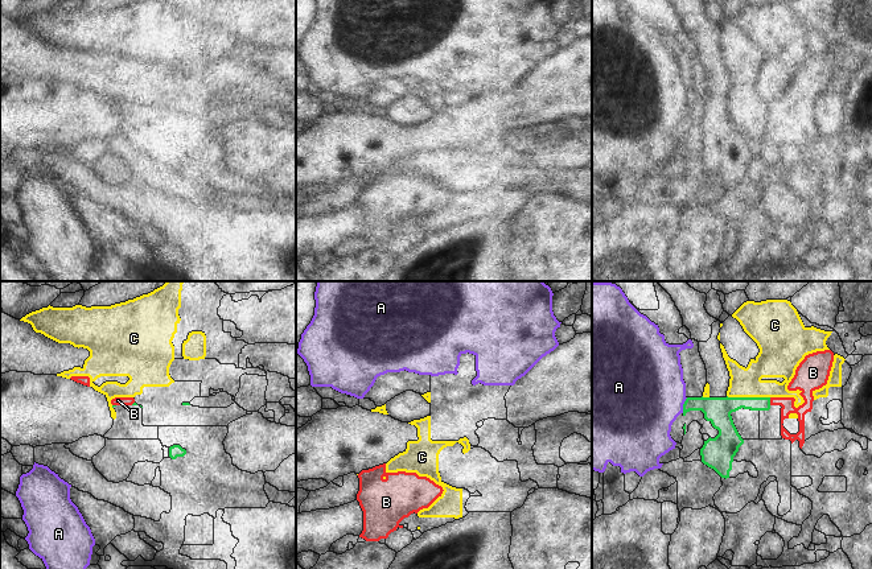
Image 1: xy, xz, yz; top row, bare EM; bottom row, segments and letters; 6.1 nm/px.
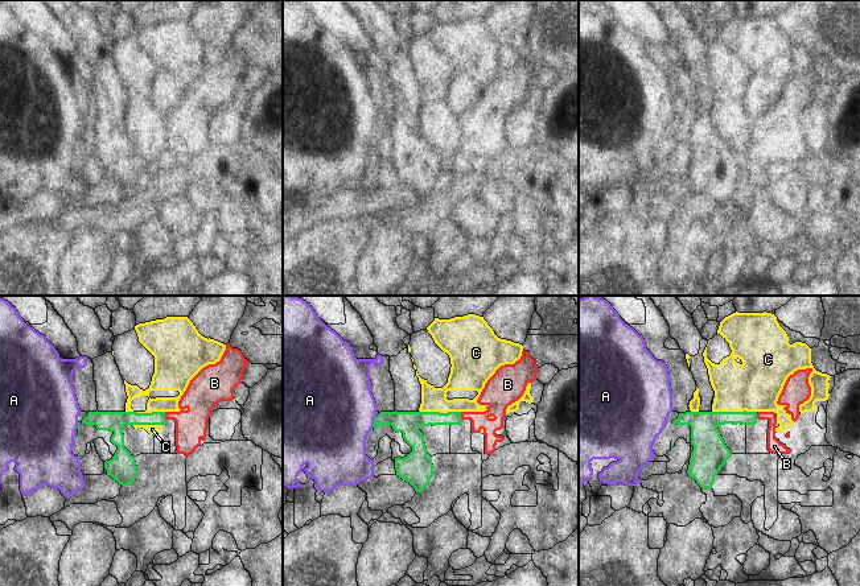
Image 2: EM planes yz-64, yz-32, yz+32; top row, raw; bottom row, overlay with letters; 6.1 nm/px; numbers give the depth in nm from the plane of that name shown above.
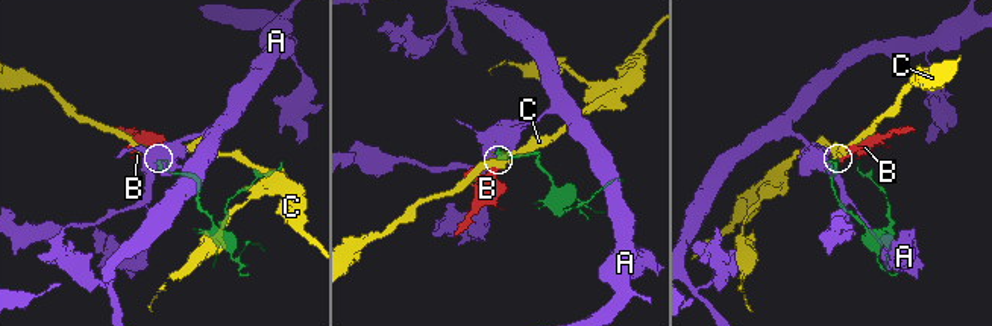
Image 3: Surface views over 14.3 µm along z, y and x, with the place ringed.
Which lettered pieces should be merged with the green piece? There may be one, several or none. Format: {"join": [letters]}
{"join": []}

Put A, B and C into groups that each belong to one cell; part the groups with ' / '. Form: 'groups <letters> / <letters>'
groups A / B / C

